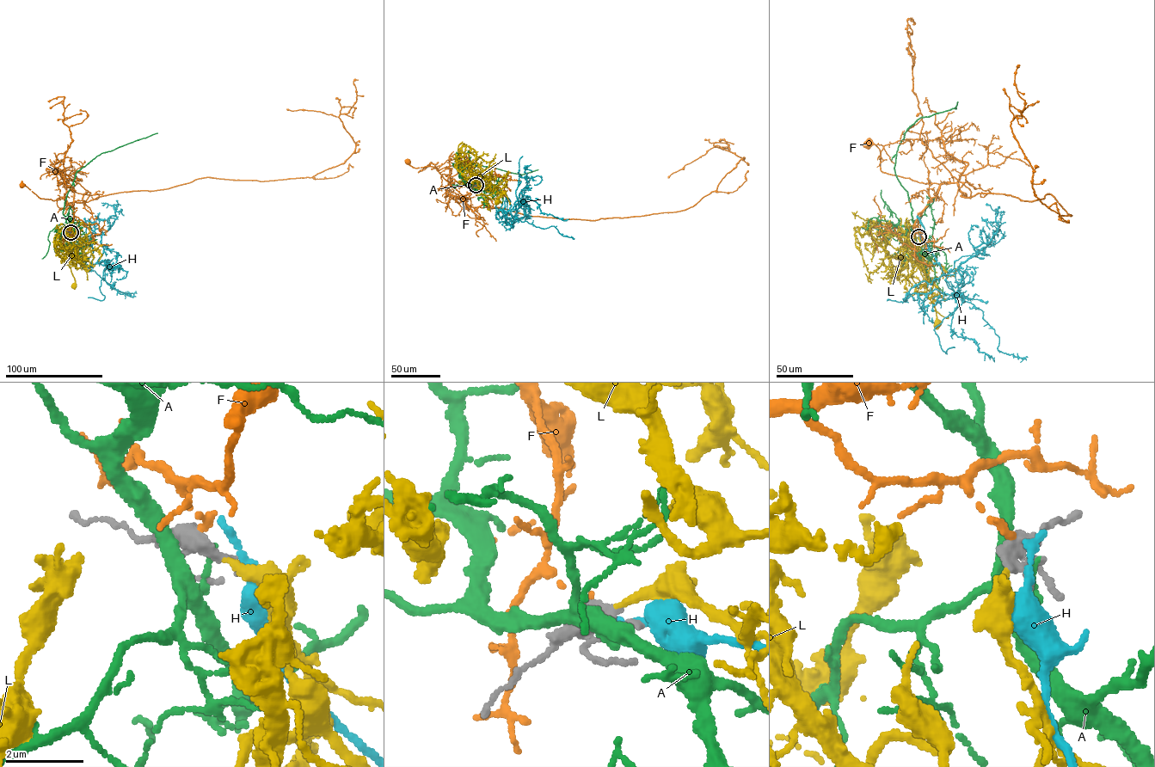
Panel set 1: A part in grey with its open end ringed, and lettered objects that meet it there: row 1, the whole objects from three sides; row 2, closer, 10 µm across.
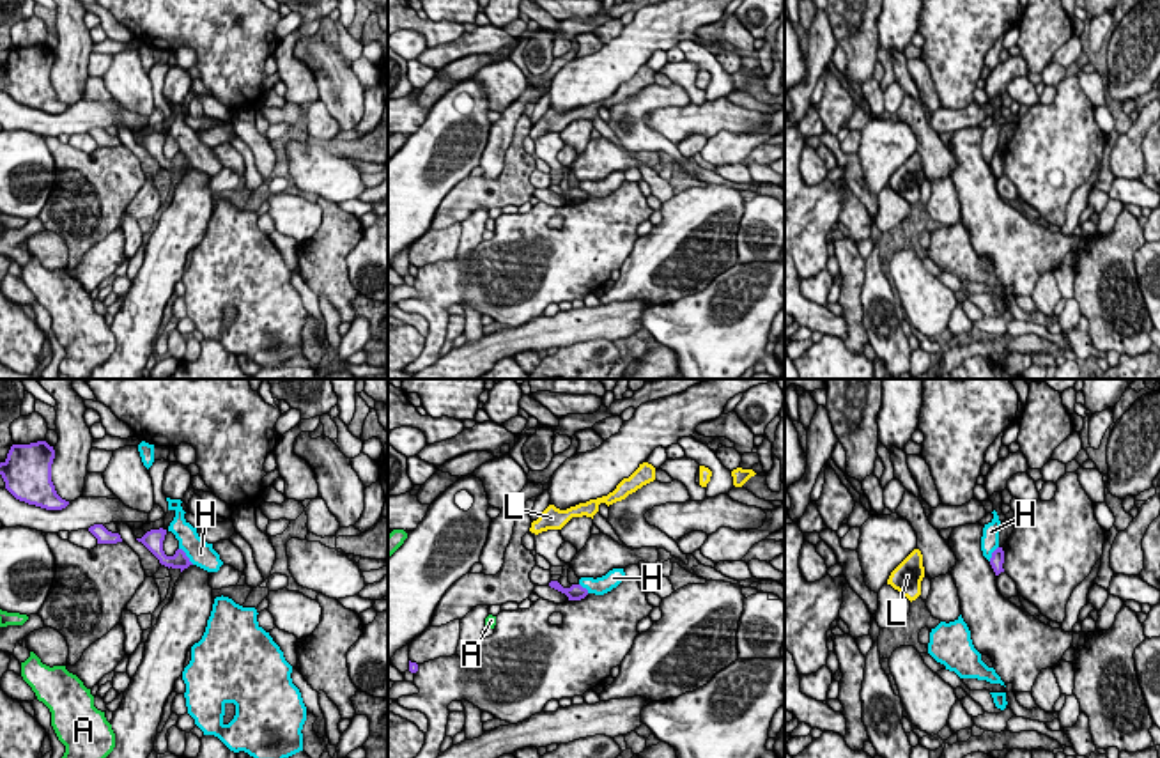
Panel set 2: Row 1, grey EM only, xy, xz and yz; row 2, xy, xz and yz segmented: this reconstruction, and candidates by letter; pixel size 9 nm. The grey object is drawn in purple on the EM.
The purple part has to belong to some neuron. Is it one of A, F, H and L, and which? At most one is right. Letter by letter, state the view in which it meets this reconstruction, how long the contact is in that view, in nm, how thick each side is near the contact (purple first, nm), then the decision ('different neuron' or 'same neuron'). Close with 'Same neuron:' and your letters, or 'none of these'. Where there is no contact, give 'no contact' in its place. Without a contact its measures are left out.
A: no contact; different neuron
F: no contact; different neuron
H: contact in xy; length 200 nm; calibres 160 and 240 nm; different neuron
L: no contact; same neuron
Same neuron: L

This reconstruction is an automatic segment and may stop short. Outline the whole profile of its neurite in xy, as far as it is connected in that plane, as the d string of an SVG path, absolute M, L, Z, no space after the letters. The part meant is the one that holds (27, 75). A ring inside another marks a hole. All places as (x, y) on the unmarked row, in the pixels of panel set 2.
M46 44L12 48L7 62L0 66L5 92L19 104L46 113L62 113L69 104L62 103L51 85L55 53Z

